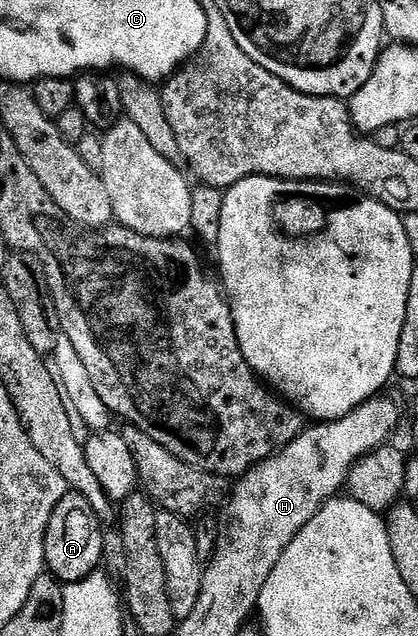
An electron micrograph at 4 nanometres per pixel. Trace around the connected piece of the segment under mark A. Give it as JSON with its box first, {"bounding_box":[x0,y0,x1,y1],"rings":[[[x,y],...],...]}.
{"bounding_box":[44,491,104,585],"rings":[[[74,491],[59,502],[47,526],[44,544],[44,562],[47,571],[63,585],[81,582],[97,571],[104,552],[103,527],[93,512],[91,504]]]}

